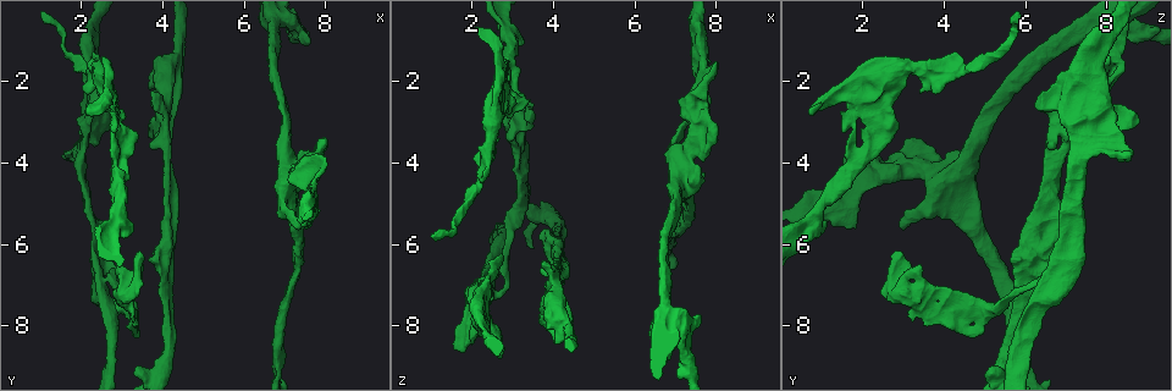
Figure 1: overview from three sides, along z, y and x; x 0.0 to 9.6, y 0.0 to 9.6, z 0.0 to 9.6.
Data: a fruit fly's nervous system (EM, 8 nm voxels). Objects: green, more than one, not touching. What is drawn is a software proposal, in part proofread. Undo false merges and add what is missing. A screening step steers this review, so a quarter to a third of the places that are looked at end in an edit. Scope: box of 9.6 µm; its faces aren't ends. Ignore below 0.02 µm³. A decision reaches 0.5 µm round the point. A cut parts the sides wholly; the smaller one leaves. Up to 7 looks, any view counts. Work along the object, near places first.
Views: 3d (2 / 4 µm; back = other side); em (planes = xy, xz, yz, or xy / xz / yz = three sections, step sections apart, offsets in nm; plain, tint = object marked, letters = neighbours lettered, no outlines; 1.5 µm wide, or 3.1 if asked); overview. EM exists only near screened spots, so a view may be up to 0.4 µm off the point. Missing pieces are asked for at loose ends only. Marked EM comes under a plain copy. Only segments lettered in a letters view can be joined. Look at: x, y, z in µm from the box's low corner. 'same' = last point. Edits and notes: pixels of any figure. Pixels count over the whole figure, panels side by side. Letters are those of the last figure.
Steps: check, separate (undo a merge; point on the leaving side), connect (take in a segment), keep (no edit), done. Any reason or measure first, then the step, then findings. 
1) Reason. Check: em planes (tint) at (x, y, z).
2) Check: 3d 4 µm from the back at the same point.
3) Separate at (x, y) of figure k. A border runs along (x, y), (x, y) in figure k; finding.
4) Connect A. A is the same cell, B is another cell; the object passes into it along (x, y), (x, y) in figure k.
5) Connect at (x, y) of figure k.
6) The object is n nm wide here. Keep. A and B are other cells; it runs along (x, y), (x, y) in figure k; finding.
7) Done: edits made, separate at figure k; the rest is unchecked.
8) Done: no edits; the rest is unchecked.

Free end. Check: em planes (letters) at (3.30, 8.20, 4.65).

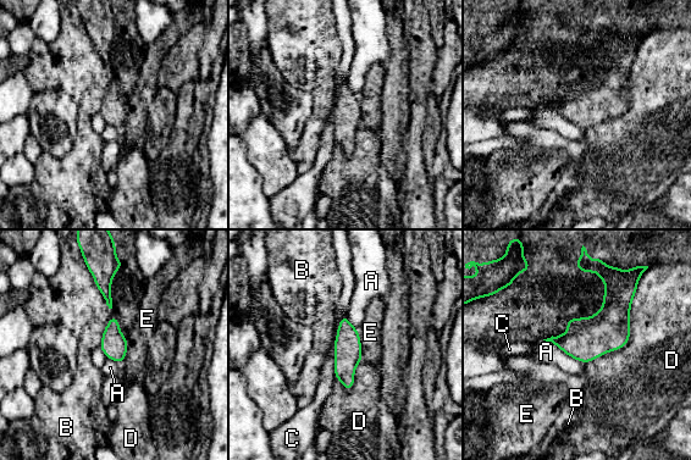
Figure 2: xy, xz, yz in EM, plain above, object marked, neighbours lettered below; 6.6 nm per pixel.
Keep. A, B, C, D and E are other cells; a border runs along (333, 344), (333, 372), (336, 377) in figure 2; none of them fits.

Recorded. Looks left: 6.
Check: em planes (letters) at (3.35, 7.20, 2.45).

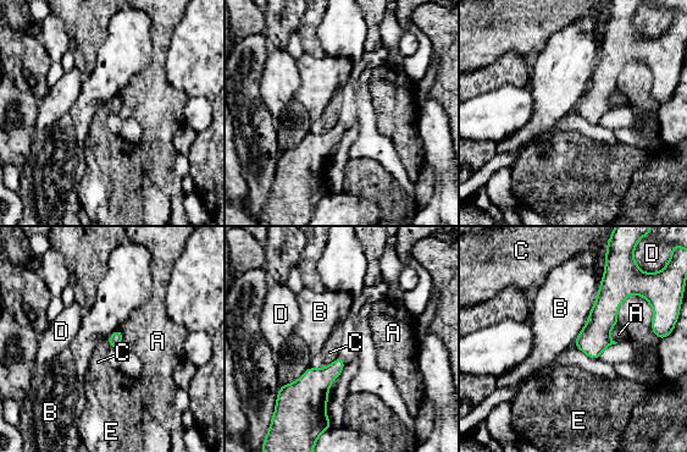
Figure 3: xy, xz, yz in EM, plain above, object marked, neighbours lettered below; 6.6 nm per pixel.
Keep. A, B, C, D and E are other cells; a border runs along (605, 264), (599, 287) in figure 3; none of them fits.

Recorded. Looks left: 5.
Closes a loop. Check: 3d 4 µm at (2.40, 2.30, 6.50).

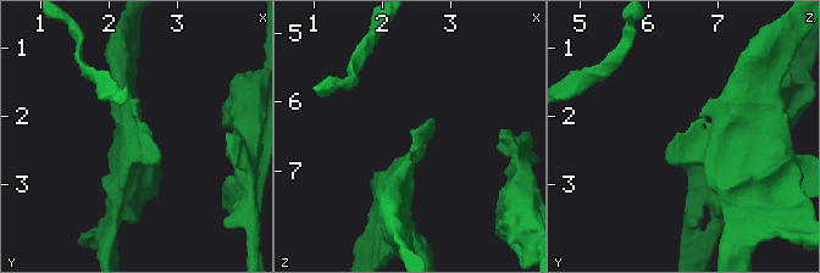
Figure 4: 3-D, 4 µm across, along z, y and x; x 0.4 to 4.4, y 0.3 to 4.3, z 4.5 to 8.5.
Check: em yz step 8 (letters) at (2.40, 2.25, 6.55).

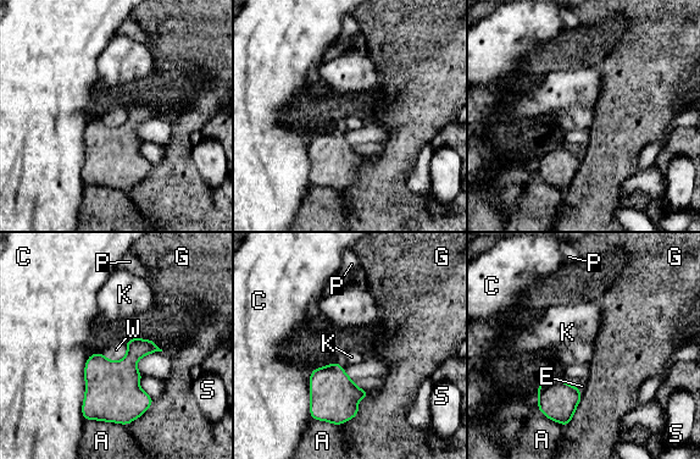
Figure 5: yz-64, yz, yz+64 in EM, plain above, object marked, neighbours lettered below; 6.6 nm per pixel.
Cut it another way. Check: em planes (letters) at the same point.

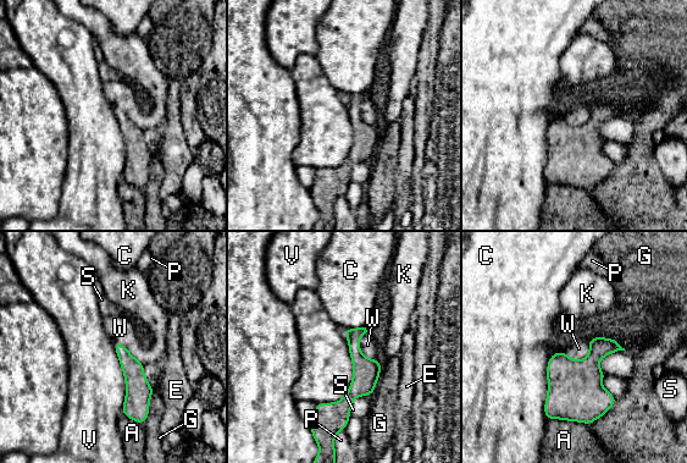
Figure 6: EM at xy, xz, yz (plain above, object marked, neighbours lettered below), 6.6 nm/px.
The object is 110 nm wide here. Keep. A, C, E, G, K, P, S, V and W are other cells; one neuron here.

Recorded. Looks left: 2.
Done: no edits; the rest is unchecked.

